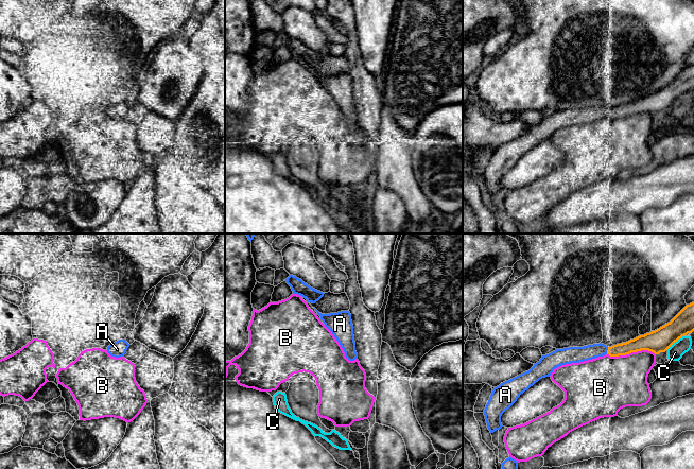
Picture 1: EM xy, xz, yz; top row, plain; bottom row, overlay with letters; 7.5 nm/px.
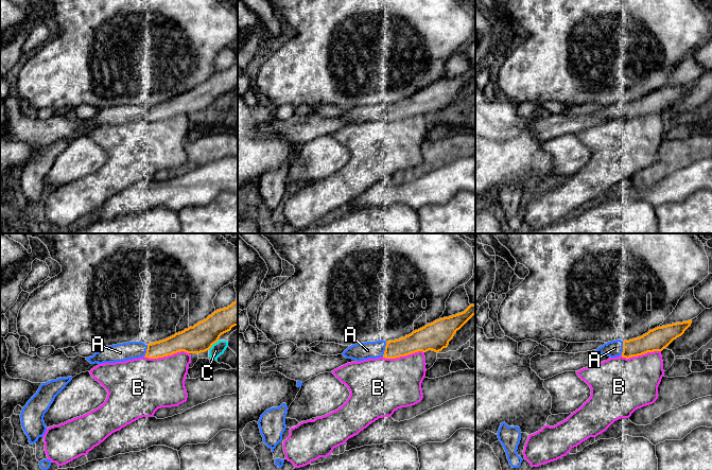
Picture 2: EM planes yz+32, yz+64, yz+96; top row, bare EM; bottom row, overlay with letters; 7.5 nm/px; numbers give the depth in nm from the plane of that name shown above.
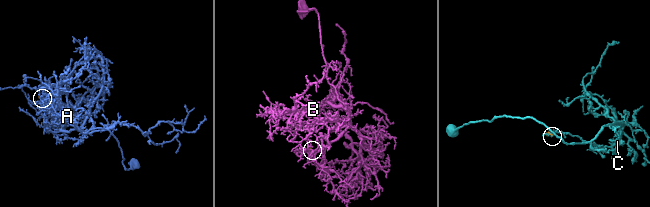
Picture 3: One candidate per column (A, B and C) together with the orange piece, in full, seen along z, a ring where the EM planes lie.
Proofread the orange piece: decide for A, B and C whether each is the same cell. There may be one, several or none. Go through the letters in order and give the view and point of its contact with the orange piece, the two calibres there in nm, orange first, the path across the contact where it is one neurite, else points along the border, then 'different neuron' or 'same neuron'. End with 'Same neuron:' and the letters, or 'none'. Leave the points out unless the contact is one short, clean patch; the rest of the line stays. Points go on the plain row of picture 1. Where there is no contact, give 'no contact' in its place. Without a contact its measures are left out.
A: meets orange in yz at (607, 113); 110 nm thick on the orange side, 130 nm on the other; same neuron
B: meets orange in yz at (630, 115); 180 nm thick on the orange side, 400 nm on the other; different neuron
C: meets orange in yz at (675, 103); 180 nm thick on the orange side, 120 nm on the other; different neuron
Same neuron: A

